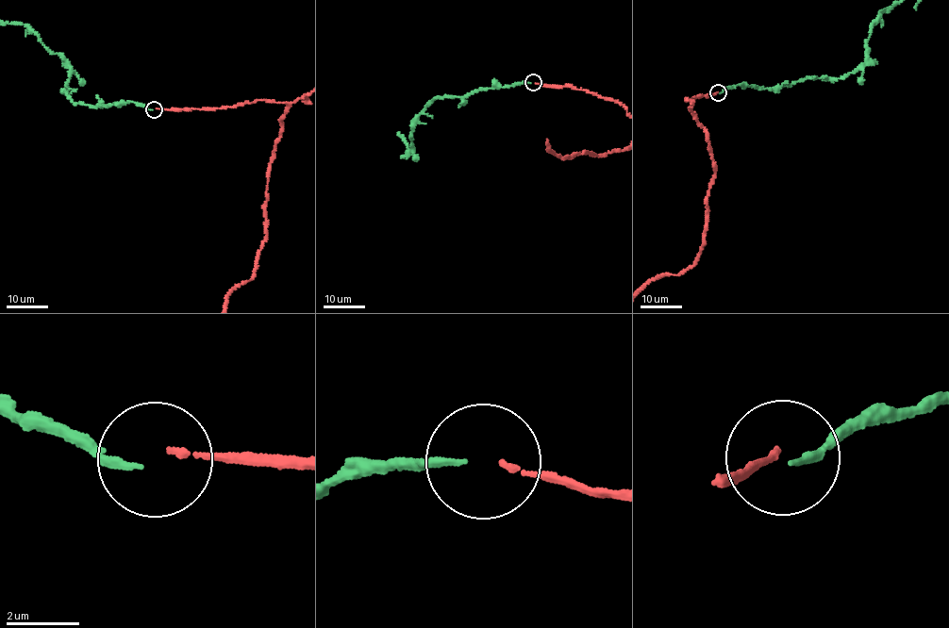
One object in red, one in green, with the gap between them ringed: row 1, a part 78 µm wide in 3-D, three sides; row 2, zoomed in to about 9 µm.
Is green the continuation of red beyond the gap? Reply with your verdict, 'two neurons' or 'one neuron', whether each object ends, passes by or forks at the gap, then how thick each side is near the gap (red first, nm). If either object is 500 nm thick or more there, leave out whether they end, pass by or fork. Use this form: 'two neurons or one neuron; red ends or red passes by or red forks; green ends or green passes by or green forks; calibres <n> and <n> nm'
two neurons; red ends; green ends; calibres 150 and 170 nm

